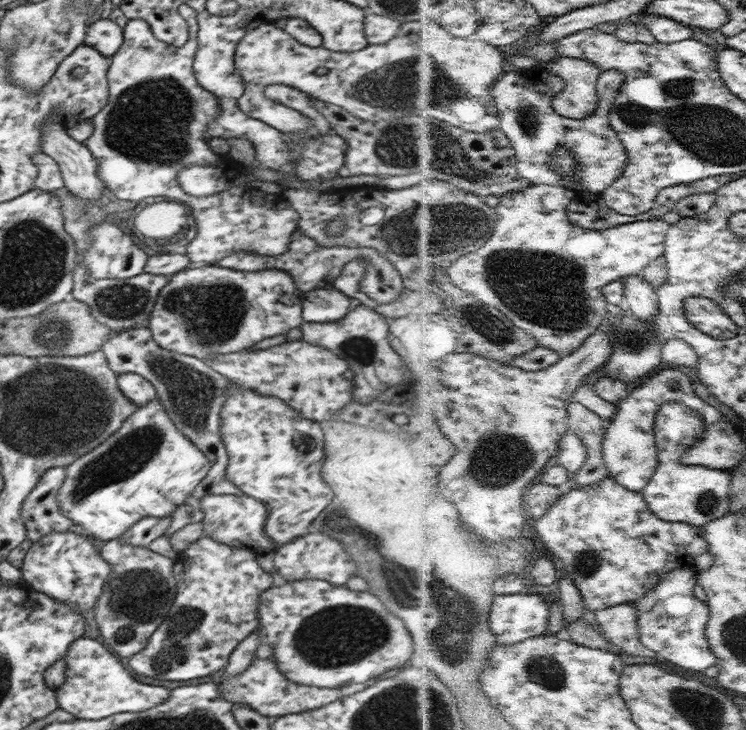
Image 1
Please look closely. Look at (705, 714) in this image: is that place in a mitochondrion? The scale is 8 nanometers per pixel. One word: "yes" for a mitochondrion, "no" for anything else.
yes

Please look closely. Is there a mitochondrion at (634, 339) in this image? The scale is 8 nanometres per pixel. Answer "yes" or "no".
yes

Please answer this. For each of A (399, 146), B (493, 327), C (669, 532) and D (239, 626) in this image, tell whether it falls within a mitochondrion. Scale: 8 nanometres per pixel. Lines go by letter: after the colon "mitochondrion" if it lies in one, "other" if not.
A: mitochondrion
B: mitochondrion
C: other
D: other

